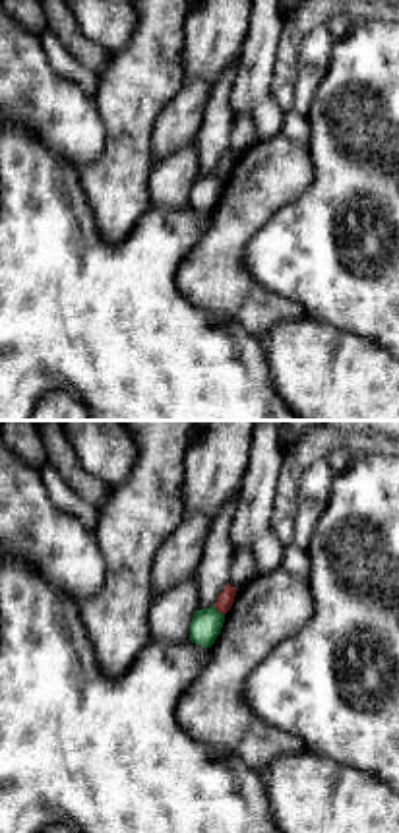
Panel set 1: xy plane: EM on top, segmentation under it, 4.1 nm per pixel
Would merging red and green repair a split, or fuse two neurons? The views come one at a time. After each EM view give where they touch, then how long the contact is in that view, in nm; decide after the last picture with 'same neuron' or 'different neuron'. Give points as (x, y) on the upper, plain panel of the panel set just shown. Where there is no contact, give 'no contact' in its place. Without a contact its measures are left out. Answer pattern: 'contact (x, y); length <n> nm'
contact (219, 177); length 60 nm

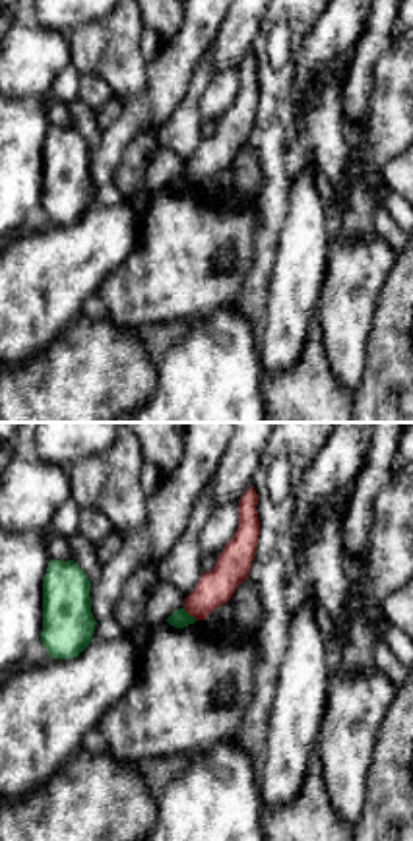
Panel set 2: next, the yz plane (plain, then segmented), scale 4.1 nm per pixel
contact (190, 181); length 80 nm

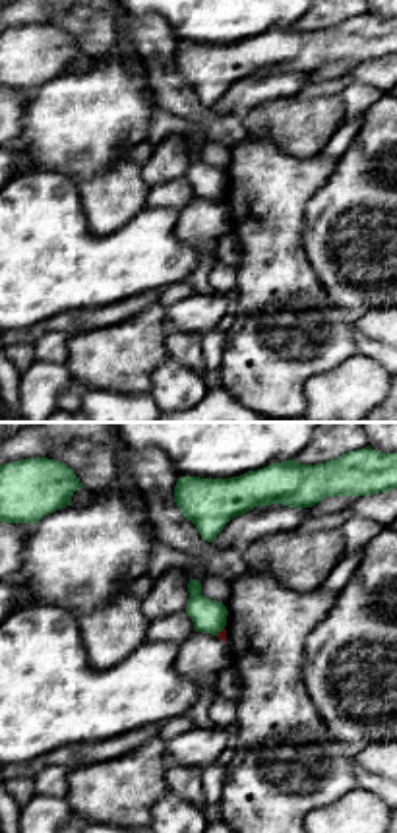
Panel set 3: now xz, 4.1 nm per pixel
contact (219, 198); length 50 nm

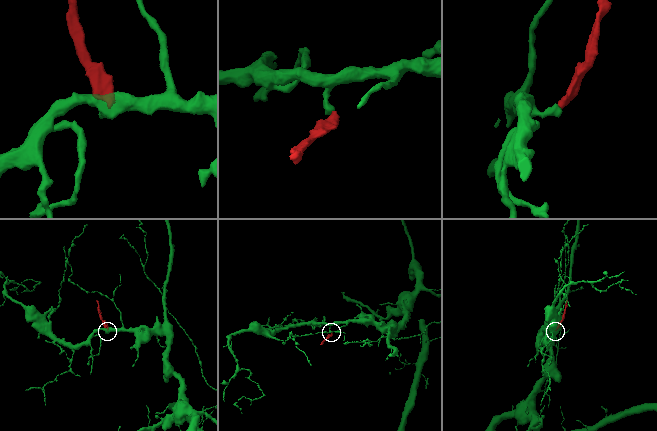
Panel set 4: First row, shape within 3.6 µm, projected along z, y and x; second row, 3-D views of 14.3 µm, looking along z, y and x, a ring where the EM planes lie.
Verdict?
different neuron

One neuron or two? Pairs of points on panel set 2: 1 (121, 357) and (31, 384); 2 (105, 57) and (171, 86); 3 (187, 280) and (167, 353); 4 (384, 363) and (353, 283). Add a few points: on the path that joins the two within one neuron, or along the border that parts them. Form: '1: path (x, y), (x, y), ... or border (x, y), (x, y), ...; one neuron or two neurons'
1: path (99, 373), (94, 373), (80, 384), (53, 384); one neuron
2: border (150, 62), (146, 88), (130, 97); two neurons
3: border (220, 309), (208, 316), (159, 320), (138, 332); two neurons
4: border (384, 287), (377, 301), (367, 365), (361, 376); two neurons

